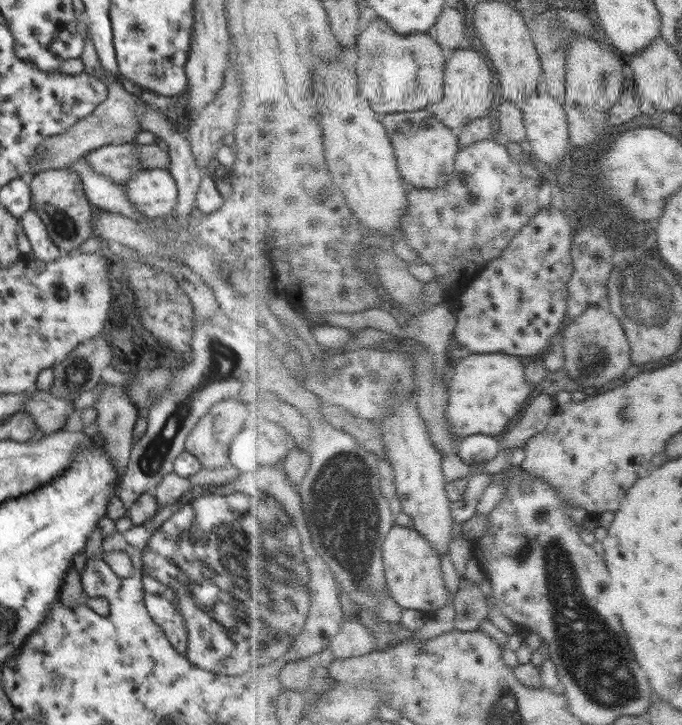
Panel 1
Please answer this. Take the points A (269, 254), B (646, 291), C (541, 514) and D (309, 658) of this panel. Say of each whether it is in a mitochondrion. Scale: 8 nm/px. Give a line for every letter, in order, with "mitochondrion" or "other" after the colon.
A: other
B: mitochondrion
C: mitochondrion
D: other

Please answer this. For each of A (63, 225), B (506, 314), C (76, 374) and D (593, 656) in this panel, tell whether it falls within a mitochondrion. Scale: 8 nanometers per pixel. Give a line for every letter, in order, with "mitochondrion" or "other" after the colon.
A: mitochondrion
B: other
C: mitochondrion
D: mitochondrion

